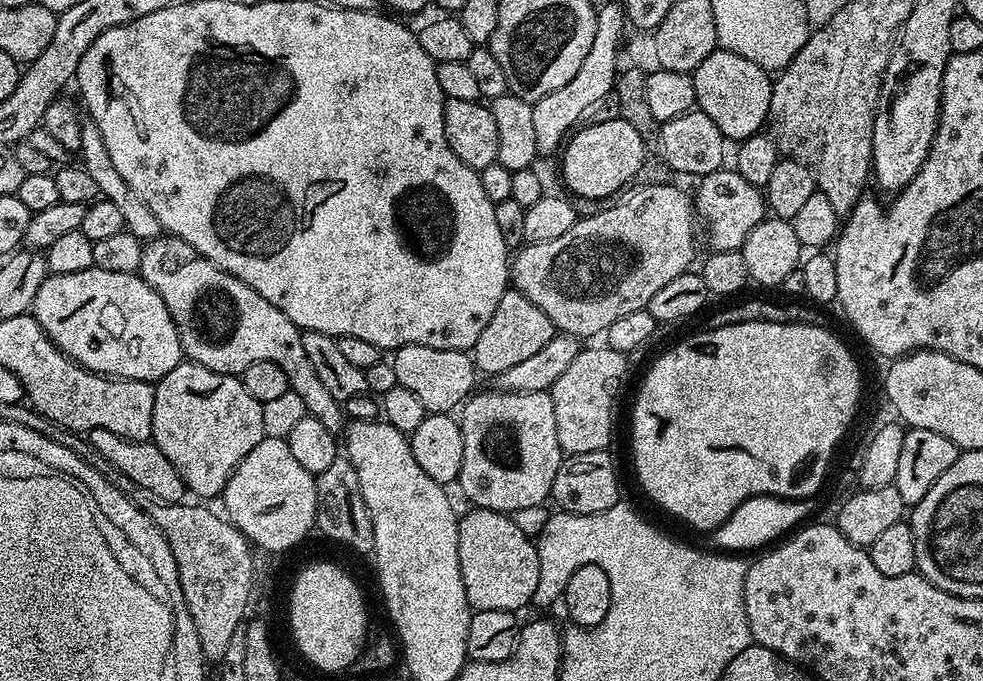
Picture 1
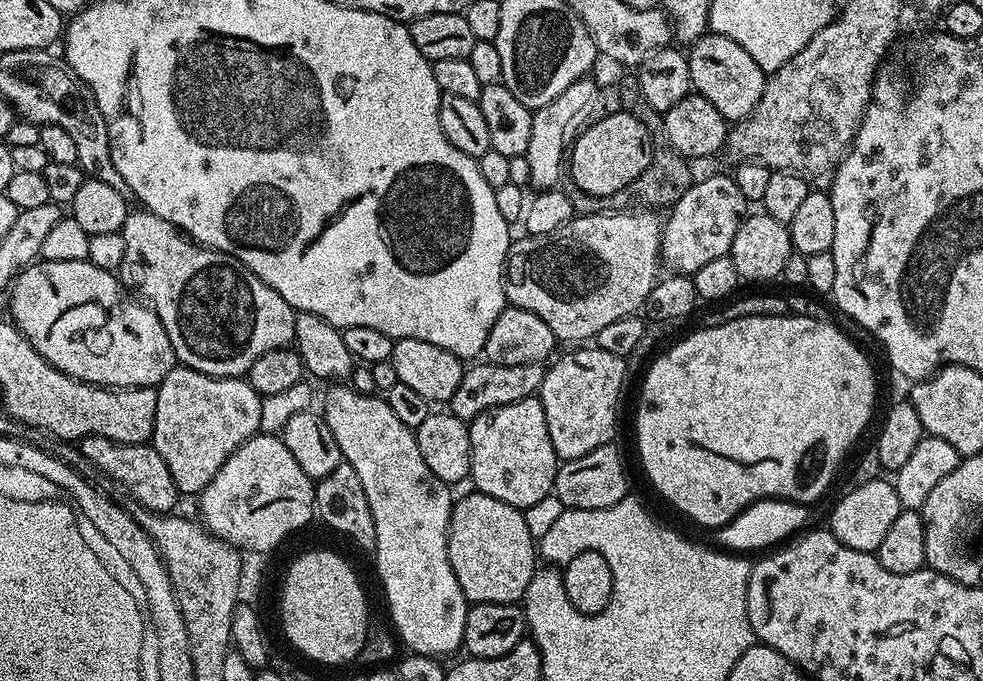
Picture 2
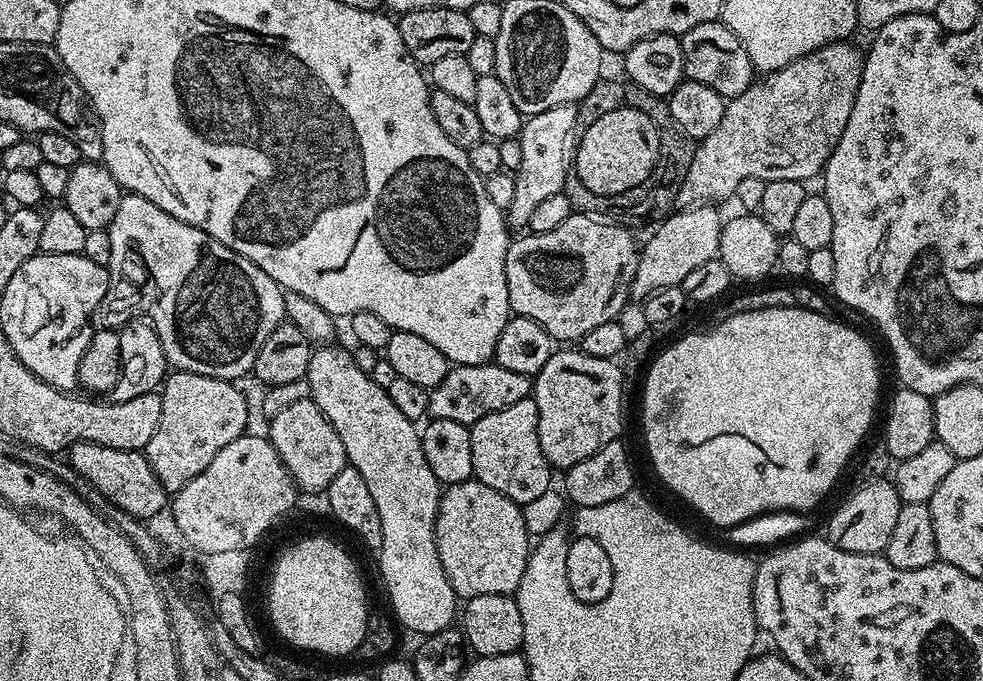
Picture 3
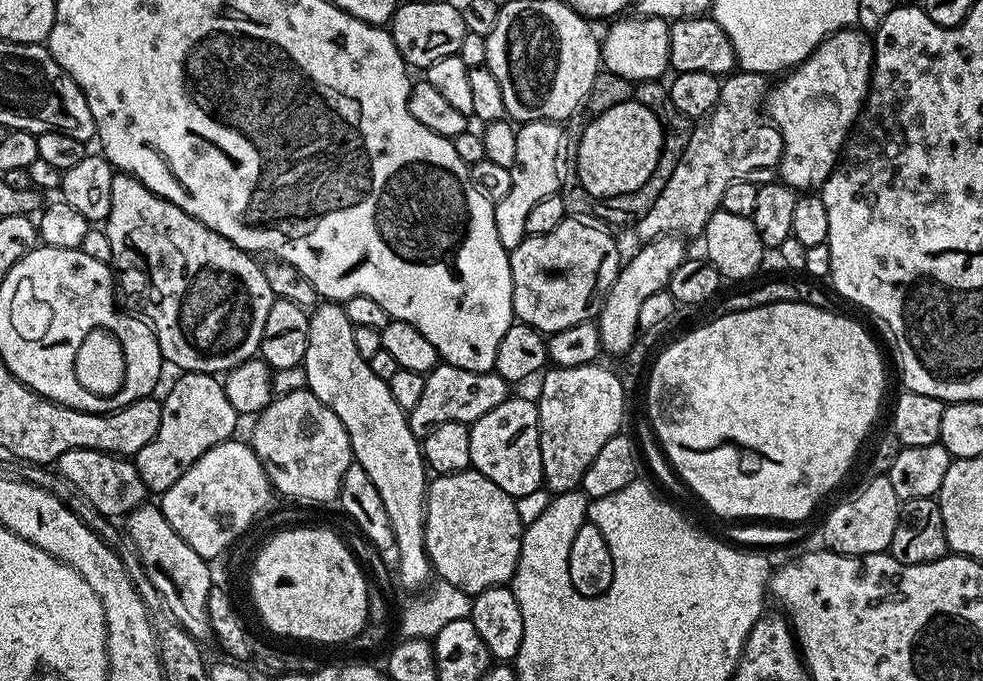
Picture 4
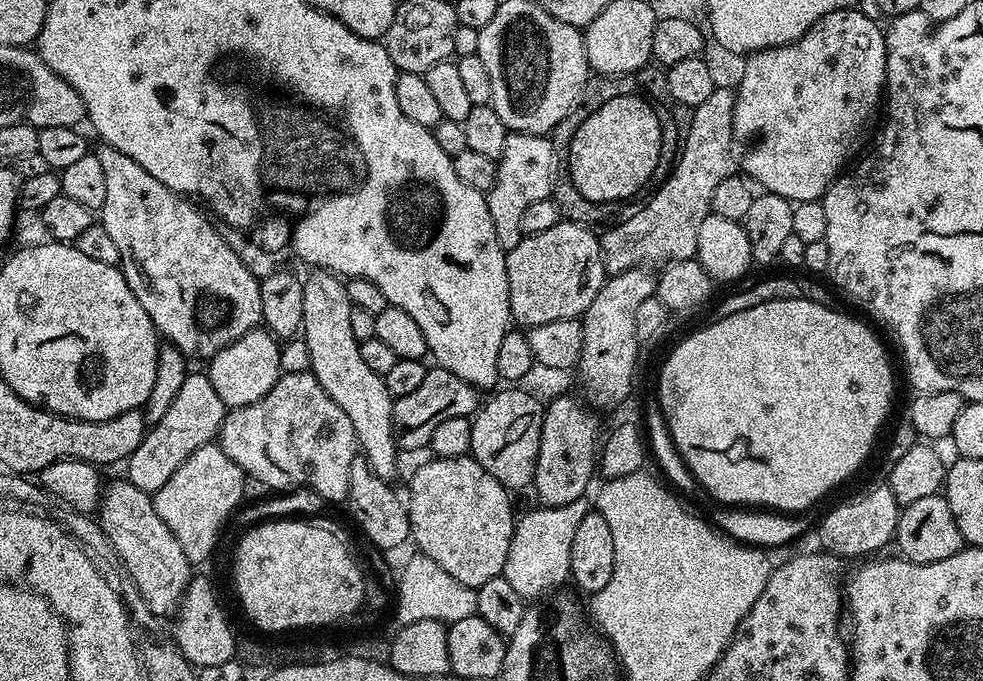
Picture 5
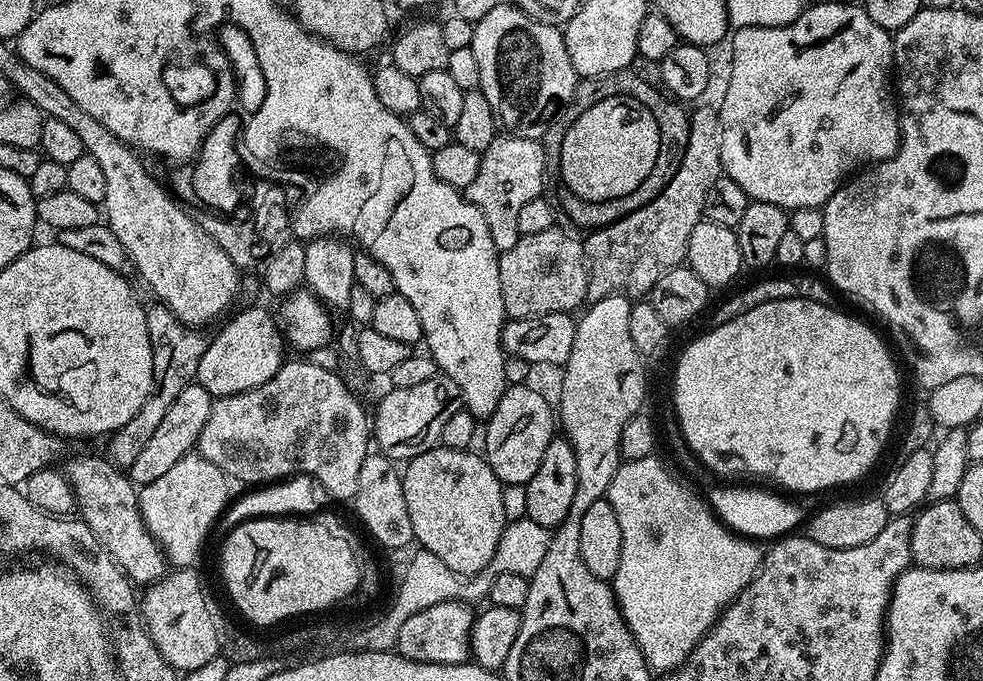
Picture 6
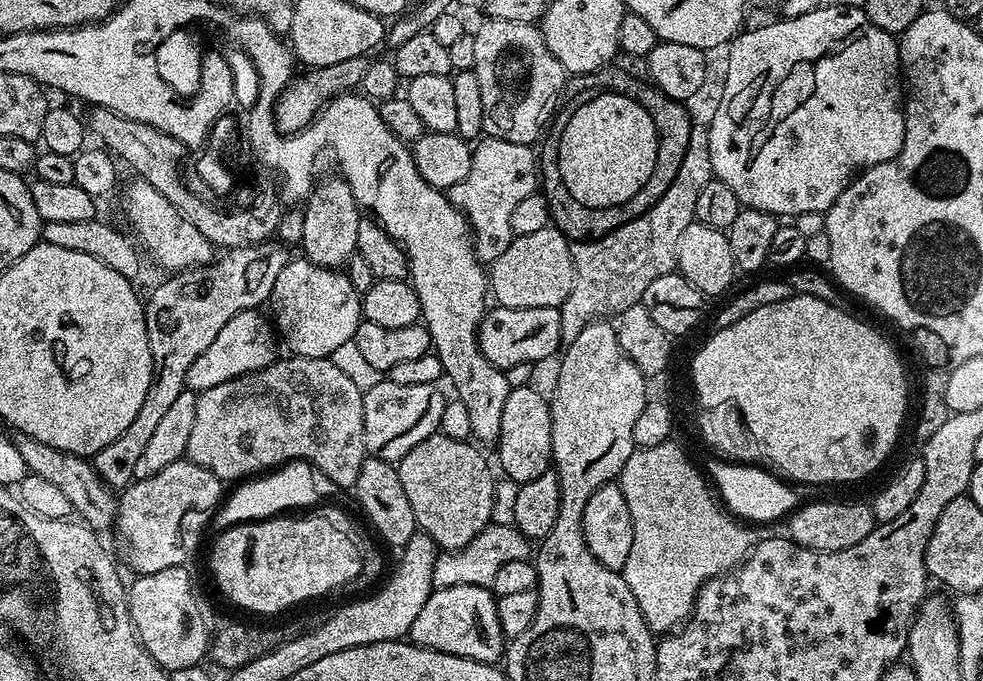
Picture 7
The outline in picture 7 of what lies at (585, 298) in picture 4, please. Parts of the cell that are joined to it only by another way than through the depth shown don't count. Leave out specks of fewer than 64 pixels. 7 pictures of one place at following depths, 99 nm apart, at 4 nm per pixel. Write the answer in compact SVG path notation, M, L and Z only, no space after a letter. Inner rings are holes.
M555 226L517 236L490 264L490 292L502 308L559 308L574 286L572 244Z

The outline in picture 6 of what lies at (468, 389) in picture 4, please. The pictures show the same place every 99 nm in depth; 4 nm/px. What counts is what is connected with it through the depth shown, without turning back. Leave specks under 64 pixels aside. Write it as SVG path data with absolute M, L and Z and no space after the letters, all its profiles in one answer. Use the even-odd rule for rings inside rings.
M438 374L434 378L422 382L419 386L389 387L387 391L388 393L376 404L376 416L374 412L370 420L370 432L374 437L375 447L377 444L380 447L377 449L393 462L407 462L418 454L437 447L440 444L443 424L462 408L458 386L454 386L452 379L443 374Z

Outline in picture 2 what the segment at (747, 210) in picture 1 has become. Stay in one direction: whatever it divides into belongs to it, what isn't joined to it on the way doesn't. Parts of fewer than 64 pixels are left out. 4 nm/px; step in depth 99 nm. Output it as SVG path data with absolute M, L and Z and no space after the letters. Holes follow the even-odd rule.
M731 175L728 176L708 176L705 180L697 179L690 186L690 190L686 190L686 194L682 194L682 198L678 198L678 202L672 205L667 213L666 219L662 224L660 233L660 258L665 265L668 264L673 273L691 274L697 272L702 266L706 266L706 262L711 262L713 258L722 258L729 255L734 242L734 234L738 230L740 221L746 215L746 201L742 190L738 190L735 179Z

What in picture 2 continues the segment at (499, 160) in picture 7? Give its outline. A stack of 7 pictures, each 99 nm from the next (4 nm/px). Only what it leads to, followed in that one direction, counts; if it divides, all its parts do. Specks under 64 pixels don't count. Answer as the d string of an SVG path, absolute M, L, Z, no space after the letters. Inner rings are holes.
M585 78L578 82L570 82L554 102L535 109L532 113L532 125L530 126L530 146L526 146L524 157L530 162L531 187L536 190L555 188L561 183L560 175L566 172L566 153L570 148L570 136L568 140L568 128L576 123L581 123L584 110L590 102L594 102L598 84L592 78Z

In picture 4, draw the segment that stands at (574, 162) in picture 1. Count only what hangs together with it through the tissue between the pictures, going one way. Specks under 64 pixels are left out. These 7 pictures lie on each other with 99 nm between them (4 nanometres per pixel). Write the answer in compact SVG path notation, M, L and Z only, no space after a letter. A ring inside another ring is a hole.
M629 98L603 109L600 115L591 117L587 123L580 141L574 144L574 171L586 191L595 196L630 194L630 190L638 190L642 182L655 177L658 158L664 149L664 126L649 108L639 104L635 98Z

